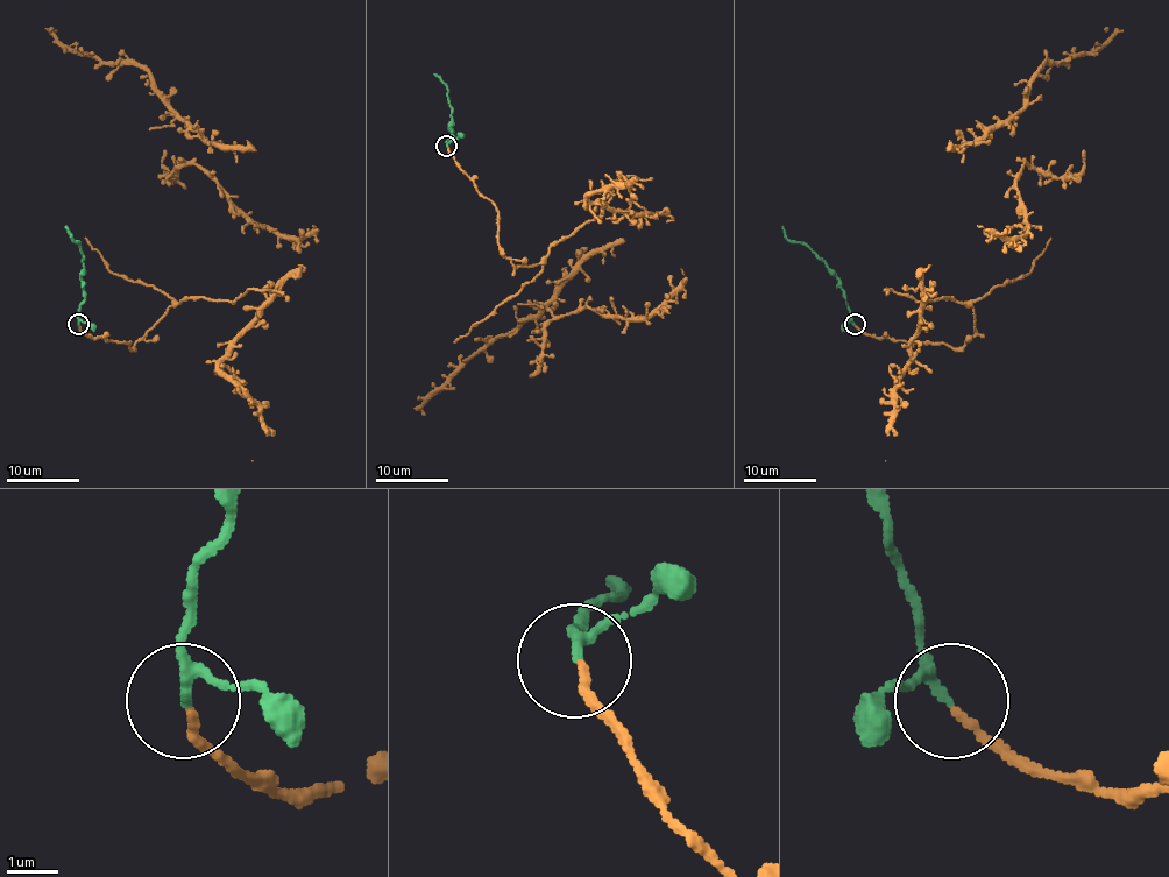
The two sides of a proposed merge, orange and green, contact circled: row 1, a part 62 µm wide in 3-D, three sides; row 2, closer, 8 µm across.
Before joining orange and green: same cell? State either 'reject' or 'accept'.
accept

